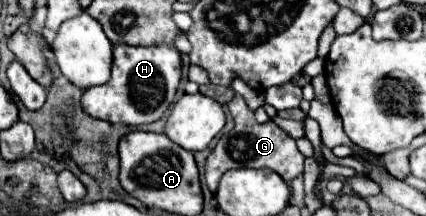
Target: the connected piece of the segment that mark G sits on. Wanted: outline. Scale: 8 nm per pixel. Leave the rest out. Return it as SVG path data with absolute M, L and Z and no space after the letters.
M236 94L228 106L230 106L230 114L234 116L240 132L238 132L238 128L234 128L228 136L222 136L218 140L216 148L210 152L208 162L206 162L206 184L208 184L210 192L216 192L222 174L232 168L270 168L270 170L278 172L286 182L294 180L296 176L300 176L304 172L304 156L296 148L296 140L292 136L288 136L284 130L280 130L272 120L258 124L254 118L254 112L246 106L246 102L240 94Z

